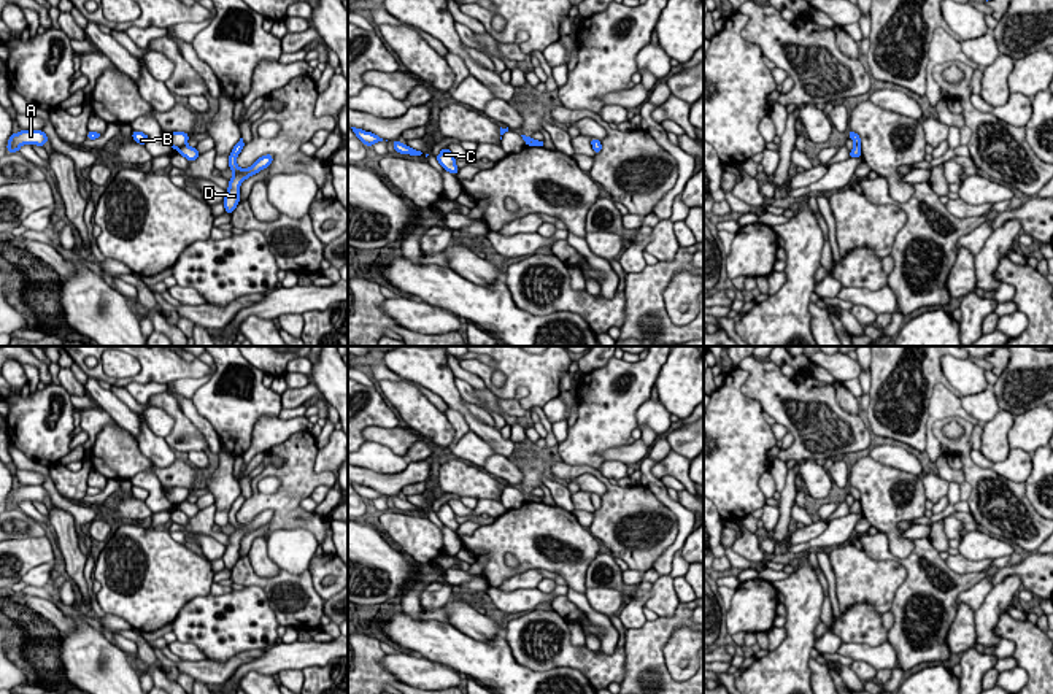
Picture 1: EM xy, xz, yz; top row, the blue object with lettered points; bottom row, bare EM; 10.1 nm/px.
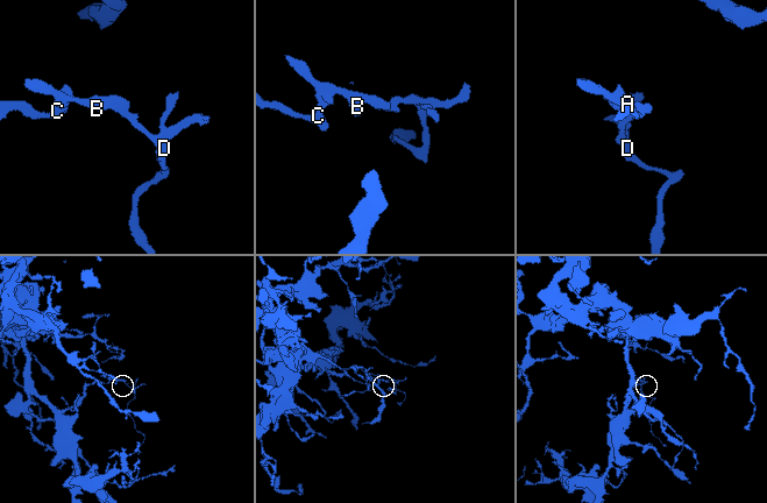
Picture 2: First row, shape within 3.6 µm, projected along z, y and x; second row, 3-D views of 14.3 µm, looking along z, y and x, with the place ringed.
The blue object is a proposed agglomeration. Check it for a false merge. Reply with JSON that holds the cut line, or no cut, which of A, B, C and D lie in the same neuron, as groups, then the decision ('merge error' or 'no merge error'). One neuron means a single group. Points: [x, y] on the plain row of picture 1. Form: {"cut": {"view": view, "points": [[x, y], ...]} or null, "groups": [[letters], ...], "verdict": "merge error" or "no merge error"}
{"cut": {"view": "xy", "points": [[186, 499], [177, 504]]}, "groups": [["A", "B", "C"], ["D"]], "verdict": "merge error"}

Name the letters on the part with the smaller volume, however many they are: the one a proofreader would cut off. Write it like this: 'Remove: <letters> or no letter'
Remove: D

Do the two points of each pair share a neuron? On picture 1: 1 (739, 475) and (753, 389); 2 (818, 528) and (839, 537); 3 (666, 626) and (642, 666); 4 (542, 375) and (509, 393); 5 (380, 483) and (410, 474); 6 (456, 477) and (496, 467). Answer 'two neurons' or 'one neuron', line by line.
1: two neurons
2: two neurons
3: one neuron
4: one neuron
5: one neuron
6: two neurons

